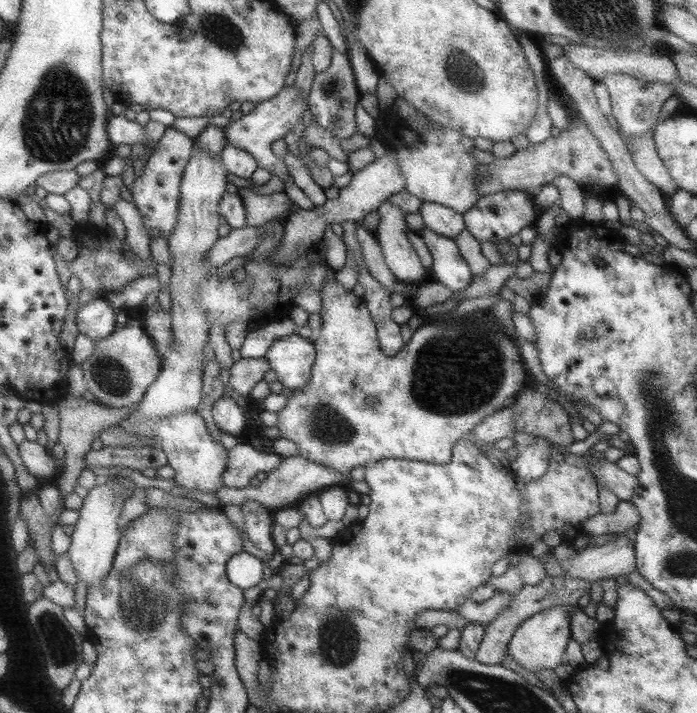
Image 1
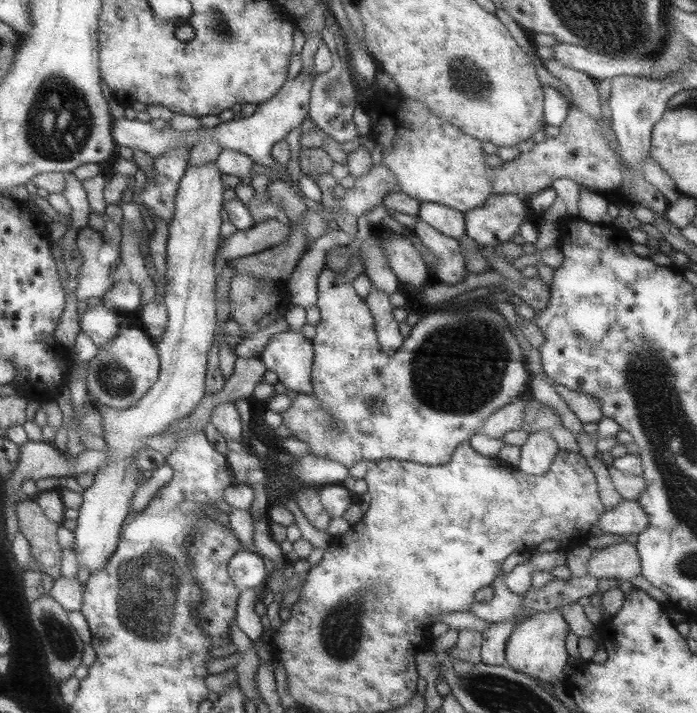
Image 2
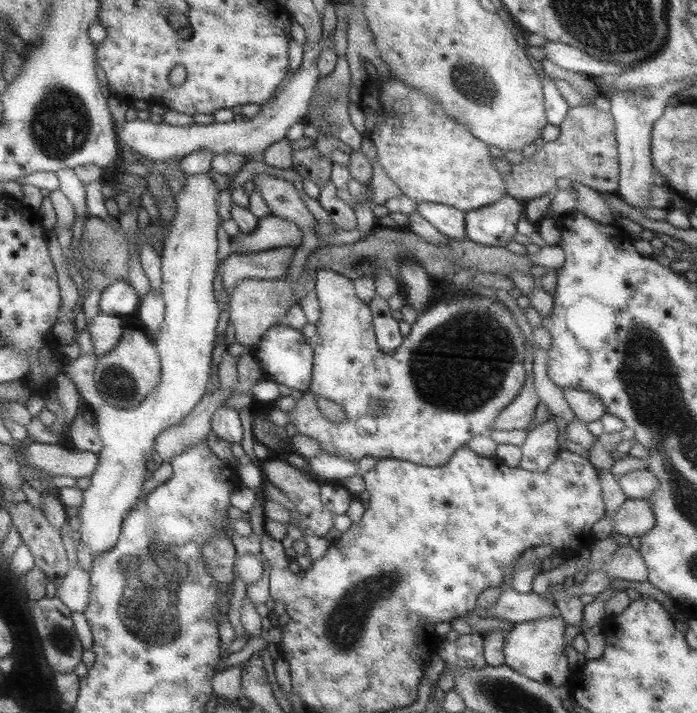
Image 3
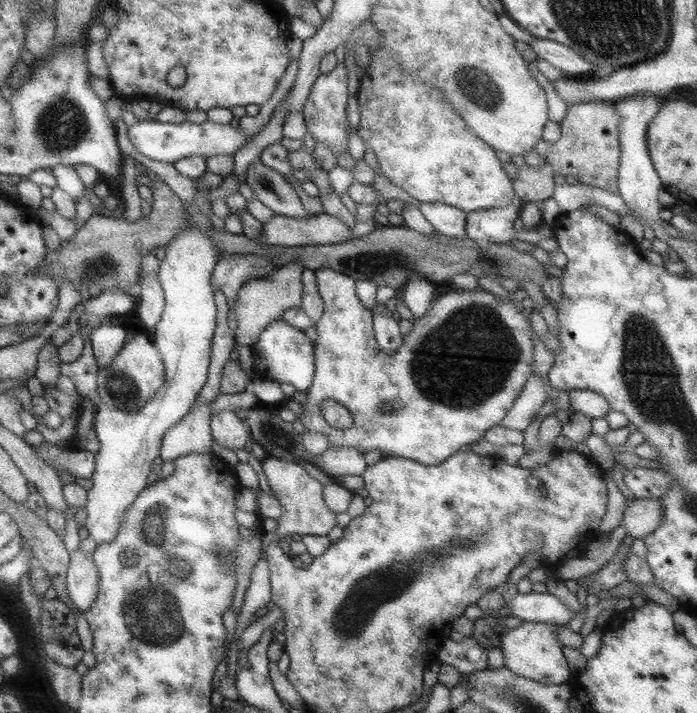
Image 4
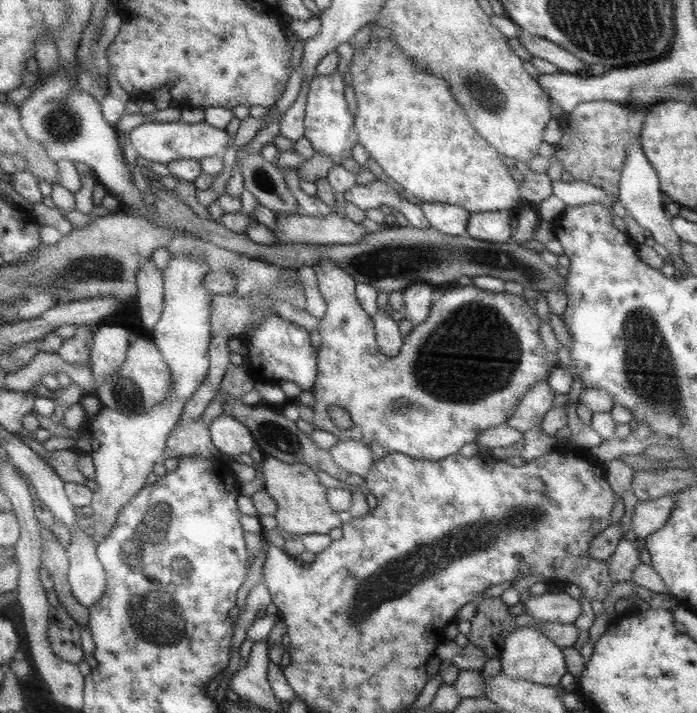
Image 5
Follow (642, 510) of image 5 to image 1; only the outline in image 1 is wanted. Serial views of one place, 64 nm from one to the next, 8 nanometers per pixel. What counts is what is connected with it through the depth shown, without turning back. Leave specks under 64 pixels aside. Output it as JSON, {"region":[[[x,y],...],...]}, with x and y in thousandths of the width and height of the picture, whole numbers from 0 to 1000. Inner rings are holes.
{"region":[[[890,703],[881,718],[859,718],[849,727],[842,727],[836,742],[841,750],[895,749],[901,741],[912,741],[920,731],[915,714],[904,703]]]}

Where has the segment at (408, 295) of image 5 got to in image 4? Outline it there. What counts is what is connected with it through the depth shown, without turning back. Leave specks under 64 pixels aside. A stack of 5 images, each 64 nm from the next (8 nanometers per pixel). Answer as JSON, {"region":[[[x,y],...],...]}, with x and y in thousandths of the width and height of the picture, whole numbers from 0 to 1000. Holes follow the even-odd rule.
{"region":[[[590,384],[574,410],[580,426],[585,429],[597,449],[614,438],[628,405],[627,398],[620,397],[613,390],[601,384]]]}

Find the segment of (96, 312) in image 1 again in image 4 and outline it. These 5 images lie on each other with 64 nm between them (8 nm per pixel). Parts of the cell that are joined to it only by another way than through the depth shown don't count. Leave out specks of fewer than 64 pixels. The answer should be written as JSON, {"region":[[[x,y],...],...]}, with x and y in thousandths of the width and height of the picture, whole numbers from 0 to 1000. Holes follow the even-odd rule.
{"region":[[[164,443],[148,446],[138,459],[128,461],[133,485],[133,498],[138,501],[142,518],[154,516],[166,499],[174,495],[179,478],[185,475],[185,471],[181,467],[181,460],[178,460],[175,454],[166,457],[158,454],[158,450],[161,450],[158,446],[164,446]]]}

